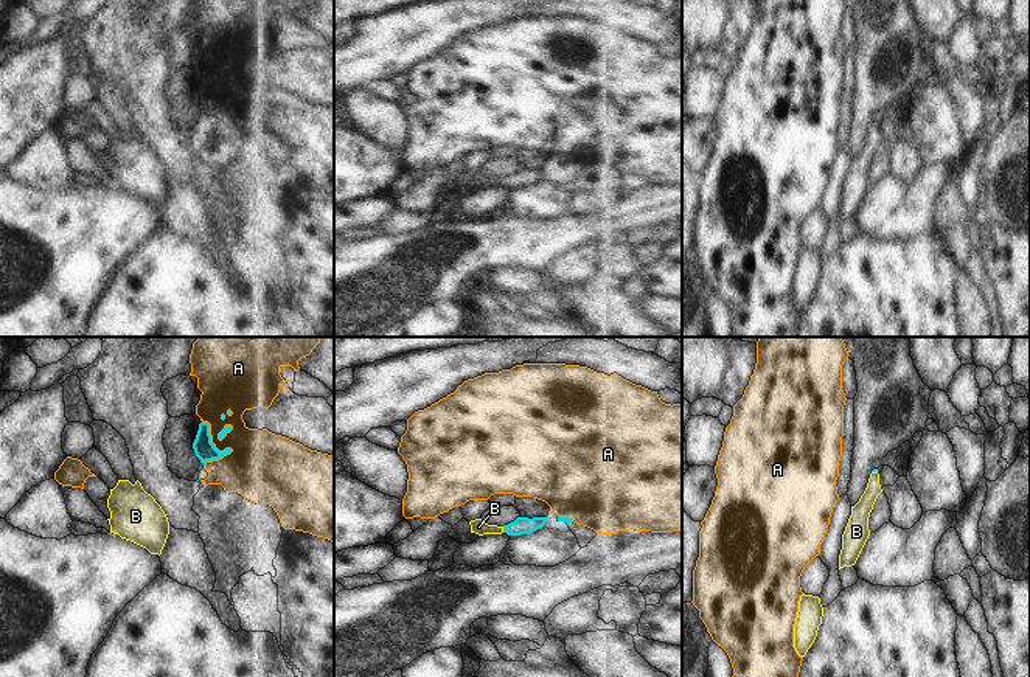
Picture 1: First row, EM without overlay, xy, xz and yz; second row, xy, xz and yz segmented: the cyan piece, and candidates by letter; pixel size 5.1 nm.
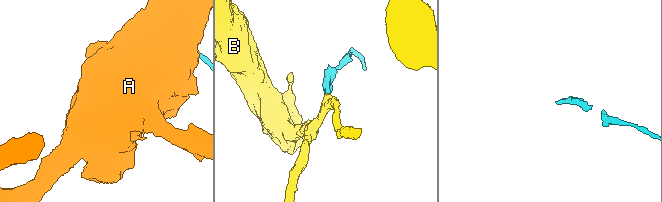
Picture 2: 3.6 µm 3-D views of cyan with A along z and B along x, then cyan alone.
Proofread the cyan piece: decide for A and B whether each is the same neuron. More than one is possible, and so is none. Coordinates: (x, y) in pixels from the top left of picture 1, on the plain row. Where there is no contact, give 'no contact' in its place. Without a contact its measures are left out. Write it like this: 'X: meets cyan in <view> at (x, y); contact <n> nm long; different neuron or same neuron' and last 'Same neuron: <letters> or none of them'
A: meets cyan in xy at (215, 100); contact 240 nm long; different neuron
B: meets cyan in xz at (504, 182); contact 30 nm long; same neuron
Same neuron: B

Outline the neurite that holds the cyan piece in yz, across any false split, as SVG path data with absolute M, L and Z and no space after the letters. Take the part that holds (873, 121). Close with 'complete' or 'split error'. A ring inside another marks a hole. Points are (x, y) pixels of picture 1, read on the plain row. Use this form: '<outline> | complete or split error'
M873 121L864 146L851 158L851 168L842 186L842 202L839 207L839 222L856 216L868 188L868 169L878 148L882 144L878 121Z | split error

